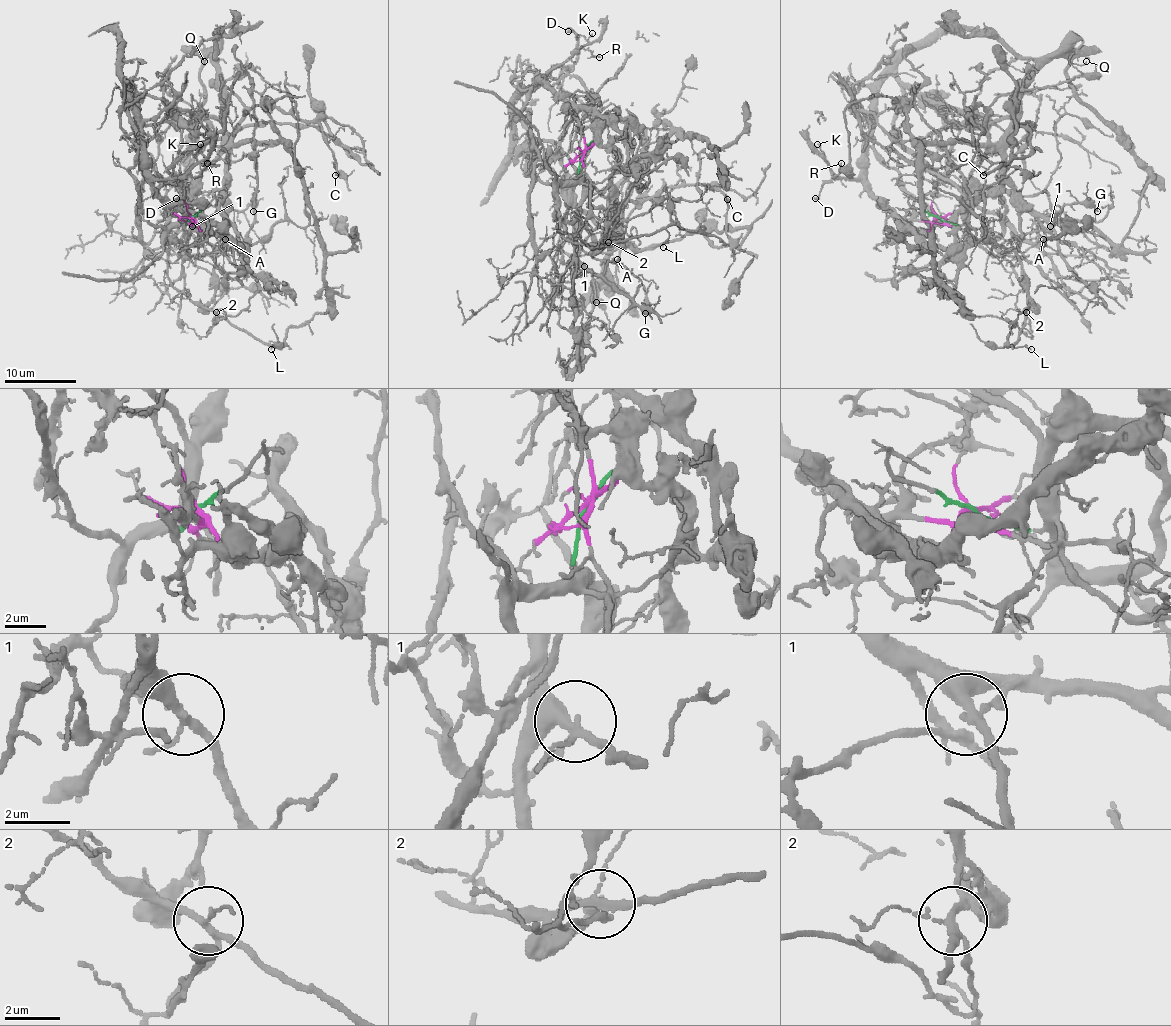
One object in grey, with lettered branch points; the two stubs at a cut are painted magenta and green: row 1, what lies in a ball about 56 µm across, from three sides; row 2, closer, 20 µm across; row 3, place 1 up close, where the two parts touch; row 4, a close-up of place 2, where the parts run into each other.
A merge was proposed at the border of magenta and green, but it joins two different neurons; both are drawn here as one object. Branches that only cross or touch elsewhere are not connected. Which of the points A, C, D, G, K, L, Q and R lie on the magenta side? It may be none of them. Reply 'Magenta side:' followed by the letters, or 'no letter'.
Magenta side: D, K, Q, R

